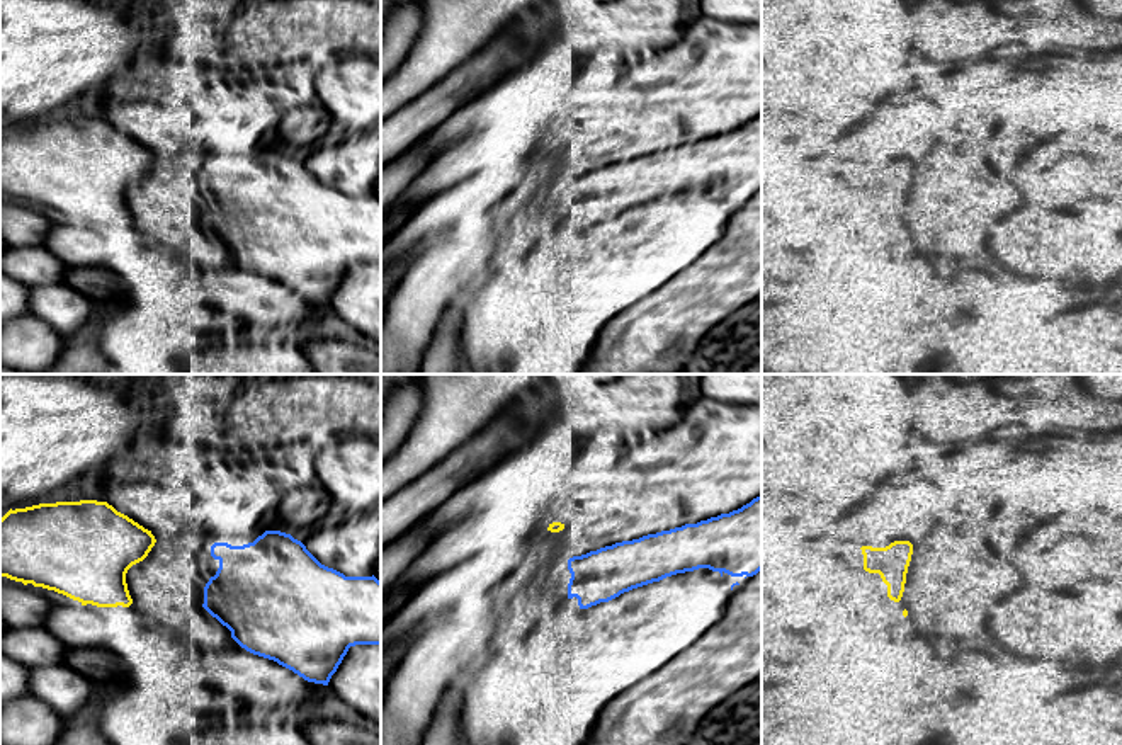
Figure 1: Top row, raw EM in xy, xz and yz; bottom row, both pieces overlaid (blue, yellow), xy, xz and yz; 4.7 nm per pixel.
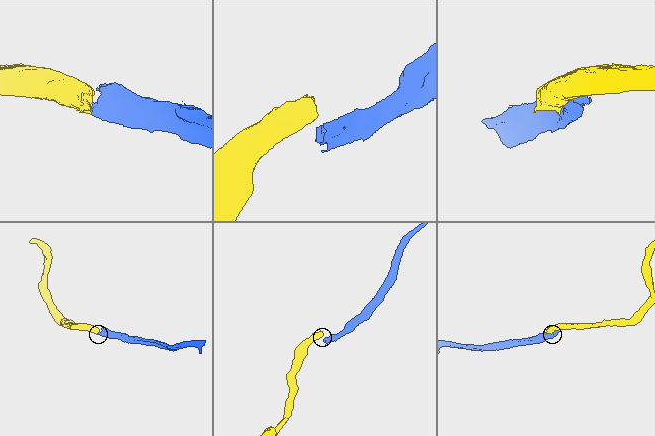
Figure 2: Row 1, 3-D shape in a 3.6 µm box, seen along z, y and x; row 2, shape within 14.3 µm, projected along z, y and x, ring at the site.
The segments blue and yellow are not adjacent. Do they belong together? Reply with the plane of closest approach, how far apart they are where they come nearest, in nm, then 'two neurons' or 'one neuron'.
nearest in xz; 140 nm apart; two neurons

